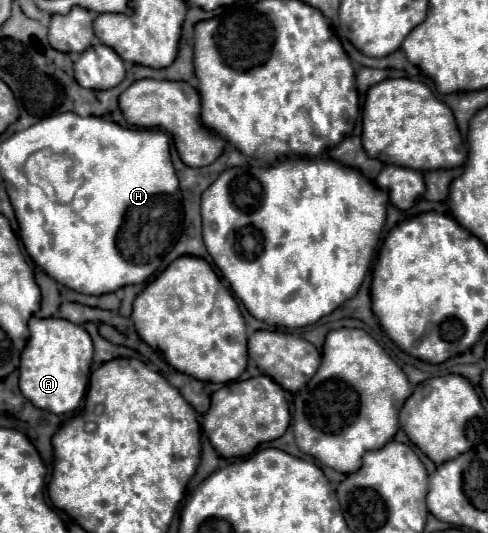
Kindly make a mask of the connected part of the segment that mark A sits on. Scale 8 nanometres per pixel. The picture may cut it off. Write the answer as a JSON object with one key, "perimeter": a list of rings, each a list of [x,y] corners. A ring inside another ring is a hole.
{"perimeter":[[[31,318],[29,320],[31,338],[21,352],[19,364],[19,388],[33,406],[49,410],[53,414],[73,412],[87,390],[93,342],[83,326],[77,326],[63,318]]]}

